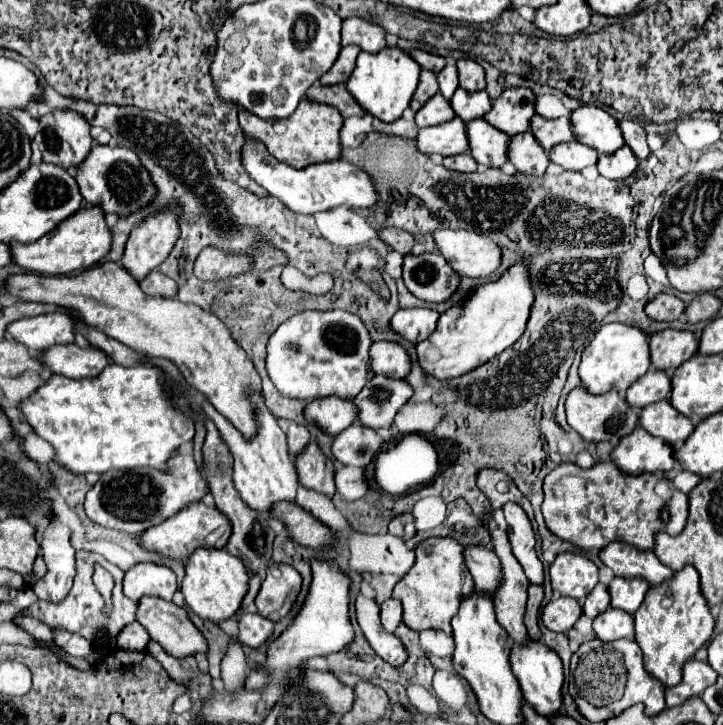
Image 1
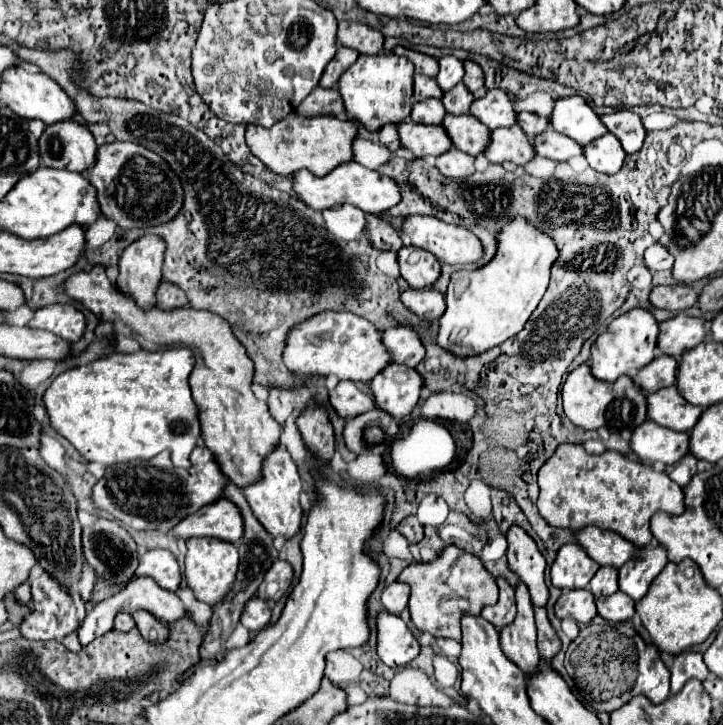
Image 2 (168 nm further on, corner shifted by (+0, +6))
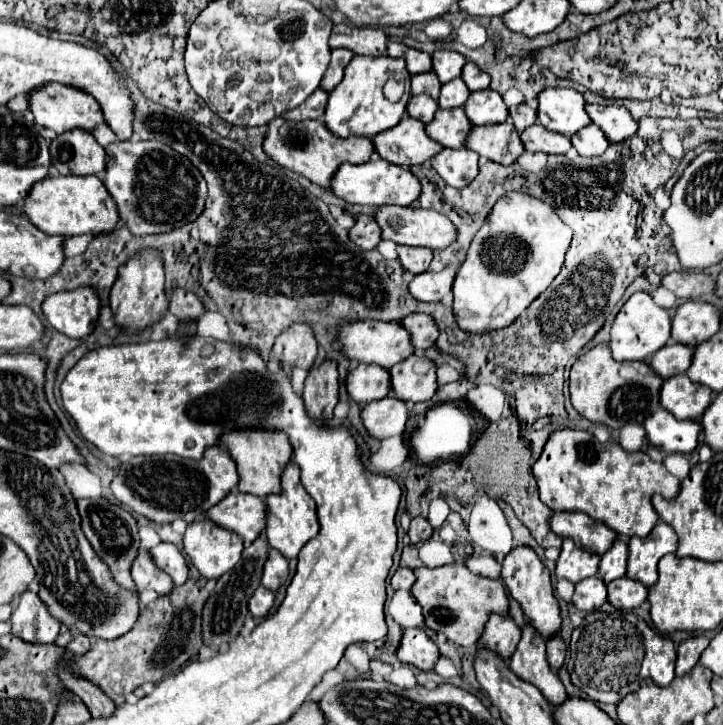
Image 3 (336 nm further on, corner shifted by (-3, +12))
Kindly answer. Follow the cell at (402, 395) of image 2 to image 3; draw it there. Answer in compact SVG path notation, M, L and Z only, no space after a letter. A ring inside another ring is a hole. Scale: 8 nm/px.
M412 354L404 362L390 368L392 374L392 394L404 402L424 402L438 390L436 364L426 358Z

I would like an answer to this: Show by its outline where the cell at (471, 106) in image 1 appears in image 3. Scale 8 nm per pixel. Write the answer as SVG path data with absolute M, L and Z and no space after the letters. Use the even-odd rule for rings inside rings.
M462 78L452 80L450 84L442 84L440 88L440 100L438 106L440 108L454 108L454 106L462 106L470 96L470 90L466 88Z

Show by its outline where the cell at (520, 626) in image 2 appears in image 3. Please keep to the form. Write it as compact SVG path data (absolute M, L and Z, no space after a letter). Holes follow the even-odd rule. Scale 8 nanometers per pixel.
M530 624L524 626L522 640L508 666L520 680L536 686L550 704L560 706L564 700L568 700L564 684L546 662L546 642L532 630Z

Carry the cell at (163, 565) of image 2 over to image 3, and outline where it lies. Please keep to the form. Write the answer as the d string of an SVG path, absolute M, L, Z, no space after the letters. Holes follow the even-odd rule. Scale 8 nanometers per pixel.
M160 542L158 546L154 546L150 550L154 562L174 580L176 586L184 584L188 578L188 564L186 558L180 554L180 550L174 544L168 542Z

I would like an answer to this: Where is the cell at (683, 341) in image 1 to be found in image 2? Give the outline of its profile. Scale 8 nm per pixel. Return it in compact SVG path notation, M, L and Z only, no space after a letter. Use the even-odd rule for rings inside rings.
M677 314L675 318L669 318L667 322L659 324L659 348L663 354L681 358L687 350L701 344L705 340L707 332L703 328L701 318Z

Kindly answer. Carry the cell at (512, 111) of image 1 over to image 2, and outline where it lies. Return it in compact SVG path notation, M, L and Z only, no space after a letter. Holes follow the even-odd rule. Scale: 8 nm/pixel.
M501 88L487 90L483 98L475 100L471 106L471 114L491 130L517 124L517 112L513 108L513 100Z

